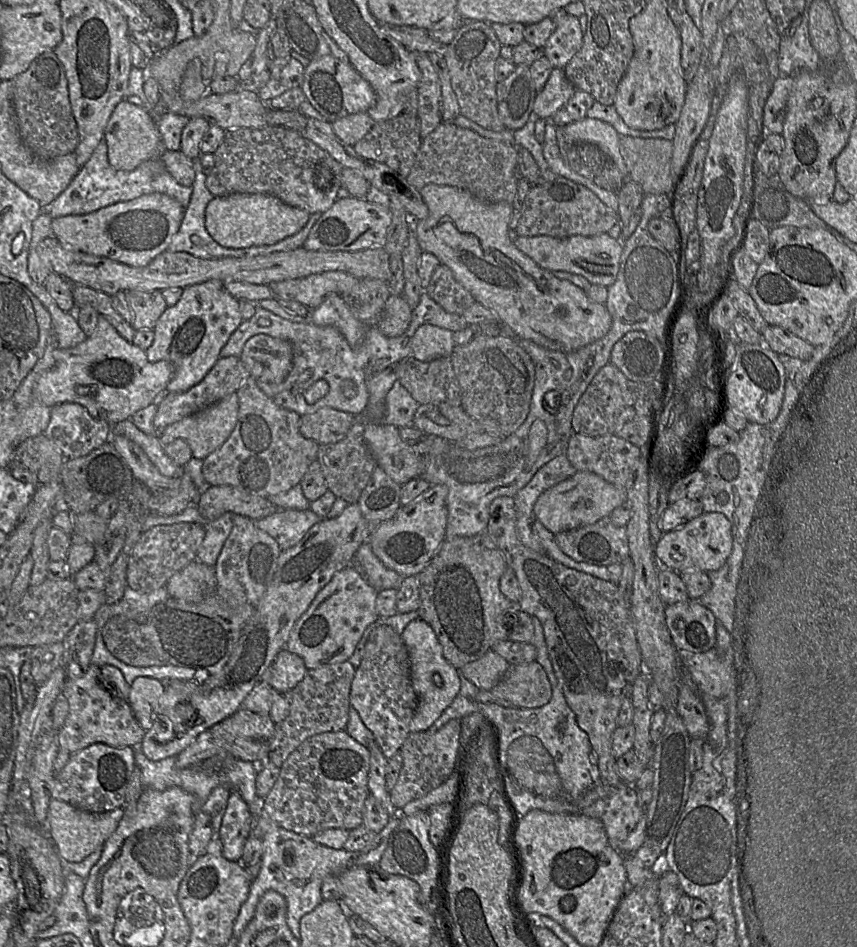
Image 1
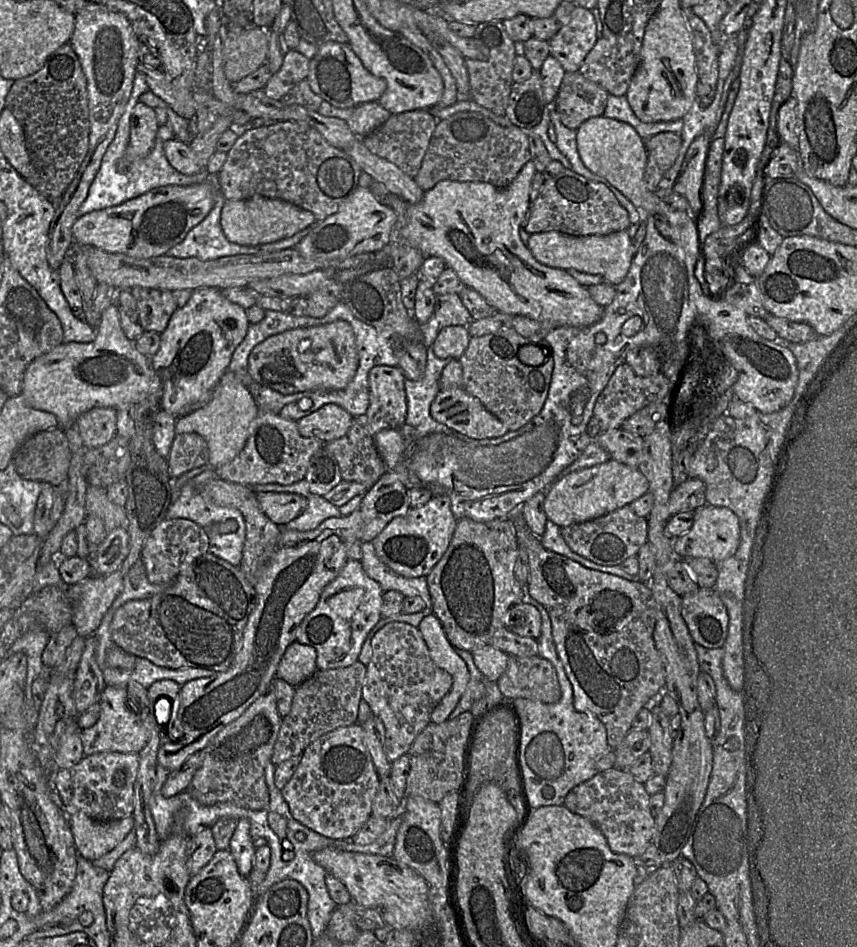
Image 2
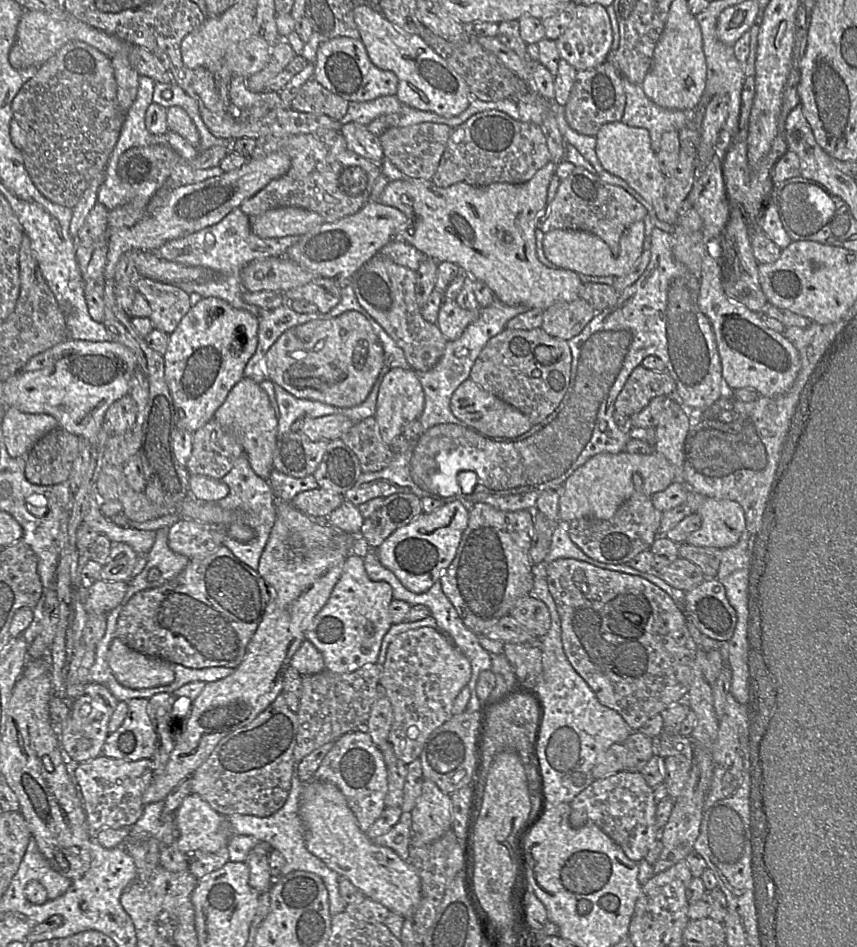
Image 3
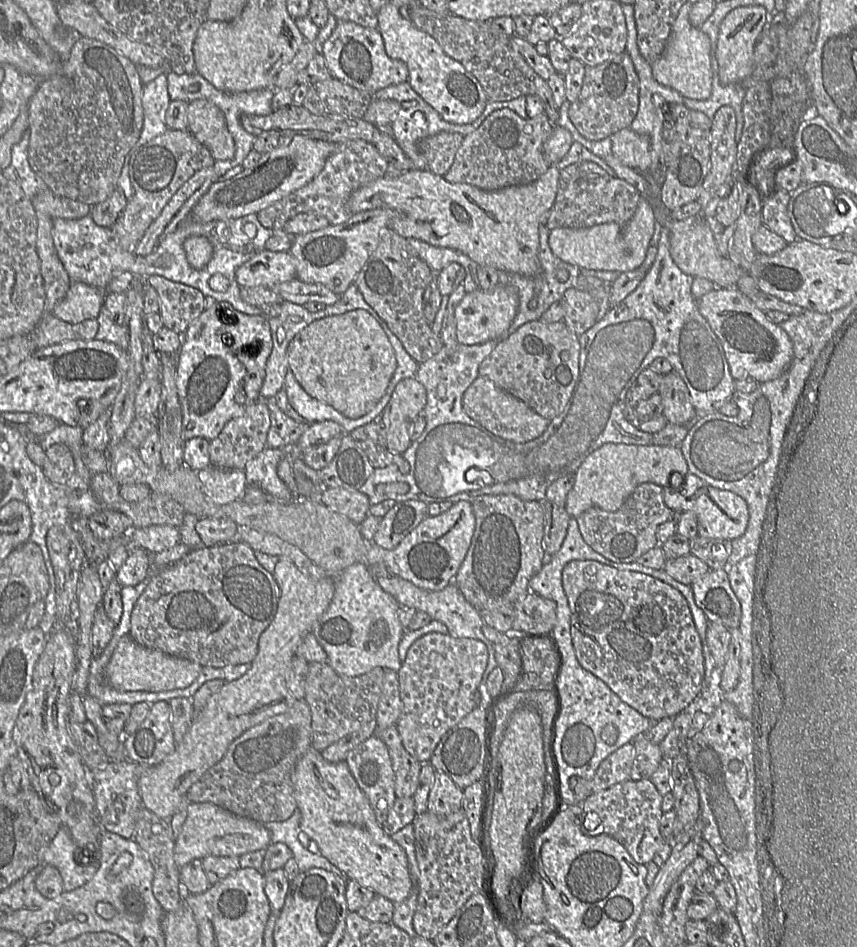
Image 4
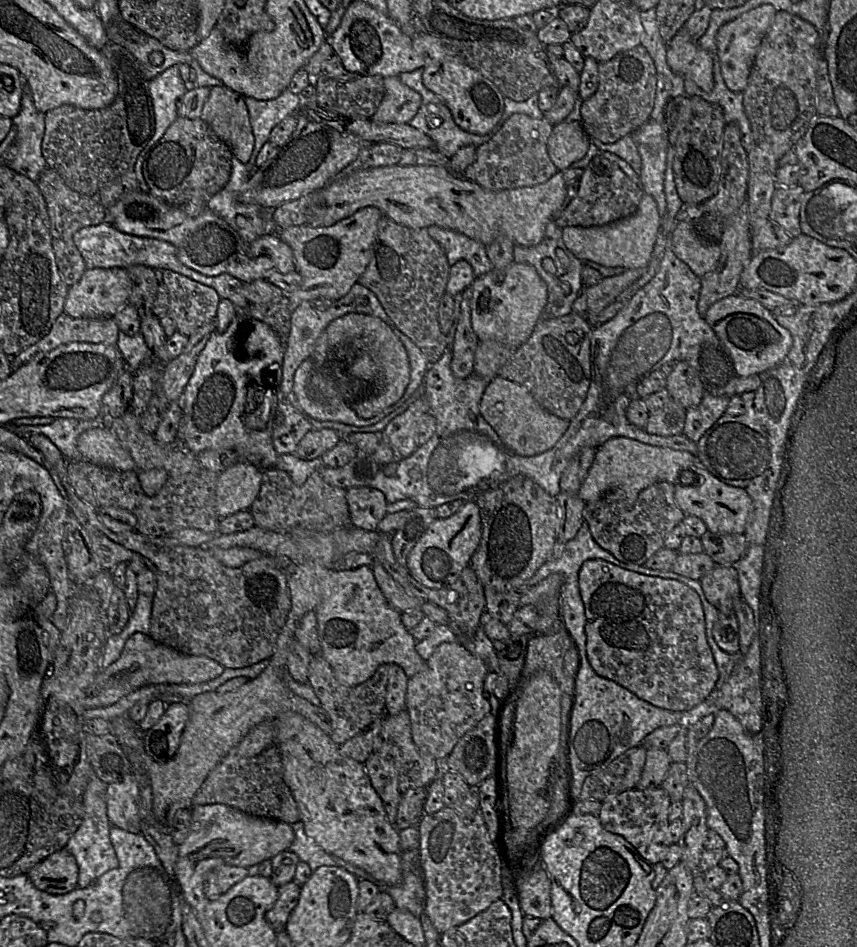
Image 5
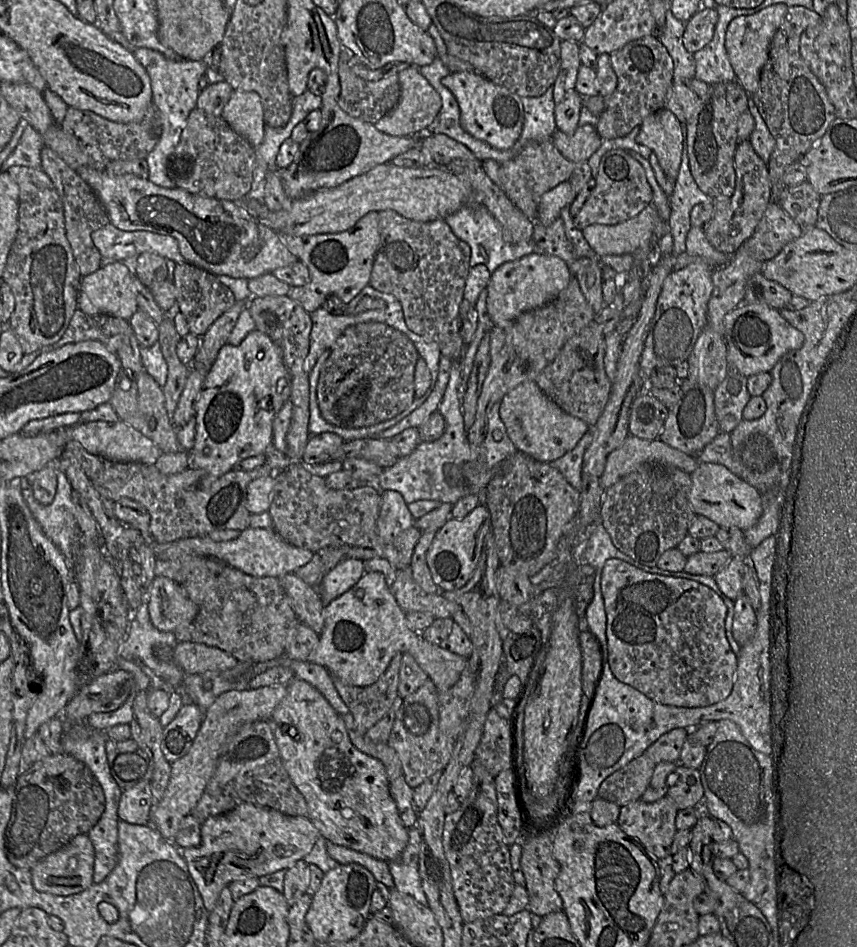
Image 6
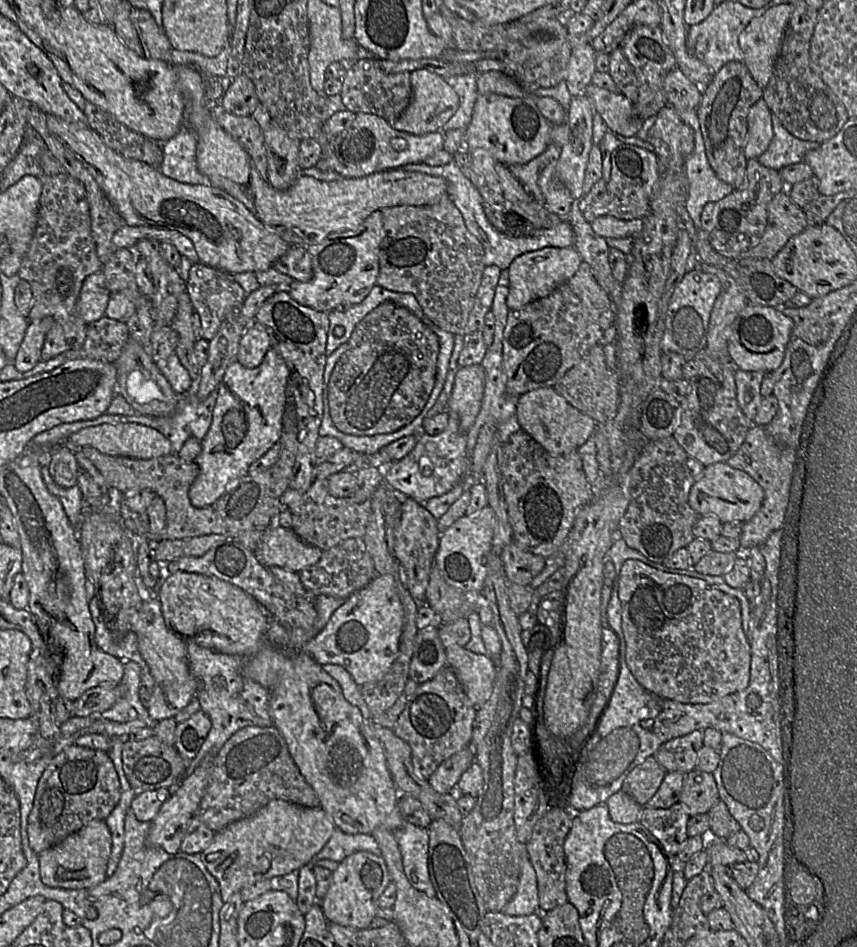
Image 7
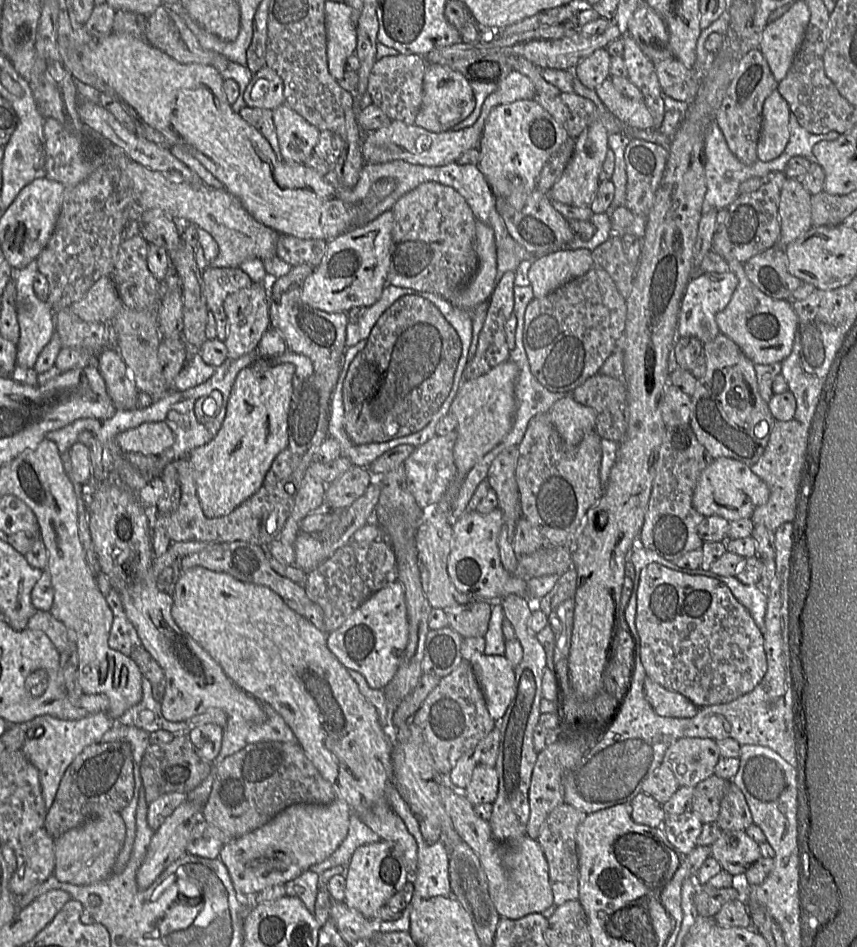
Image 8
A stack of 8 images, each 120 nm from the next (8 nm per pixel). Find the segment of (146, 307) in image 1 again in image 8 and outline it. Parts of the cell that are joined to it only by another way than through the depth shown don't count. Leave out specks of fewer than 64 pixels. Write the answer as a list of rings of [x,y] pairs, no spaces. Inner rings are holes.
[[[207,266],[201,271],[200,285],[209,313],[216,321],[217,339],[224,341],[229,323],[224,310],[225,298],[252,283],[250,277],[237,267]]]

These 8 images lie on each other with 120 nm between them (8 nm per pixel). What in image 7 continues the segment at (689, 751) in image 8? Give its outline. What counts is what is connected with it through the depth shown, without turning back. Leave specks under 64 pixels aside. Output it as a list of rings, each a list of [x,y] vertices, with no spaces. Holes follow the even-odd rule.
[[[694,731],[665,742],[653,757],[666,772],[686,774],[697,769],[698,752],[703,745],[703,732]]]

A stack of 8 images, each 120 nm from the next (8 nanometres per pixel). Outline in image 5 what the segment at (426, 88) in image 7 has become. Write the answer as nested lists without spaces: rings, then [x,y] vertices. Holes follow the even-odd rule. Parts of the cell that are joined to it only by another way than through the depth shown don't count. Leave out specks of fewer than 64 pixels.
[[[399,76],[386,77],[384,86],[384,97],[370,120],[378,124],[409,124],[421,106],[421,95],[402,83]]]

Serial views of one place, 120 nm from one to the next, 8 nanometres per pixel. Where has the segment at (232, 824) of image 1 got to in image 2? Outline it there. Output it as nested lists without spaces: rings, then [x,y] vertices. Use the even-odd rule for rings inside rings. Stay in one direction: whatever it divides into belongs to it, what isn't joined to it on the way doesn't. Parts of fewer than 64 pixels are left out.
[[[246,818],[237,820],[235,831],[230,840],[230,852],[240,873],[245,877],[248,877],[254,868],[255,850],[249,820]]]

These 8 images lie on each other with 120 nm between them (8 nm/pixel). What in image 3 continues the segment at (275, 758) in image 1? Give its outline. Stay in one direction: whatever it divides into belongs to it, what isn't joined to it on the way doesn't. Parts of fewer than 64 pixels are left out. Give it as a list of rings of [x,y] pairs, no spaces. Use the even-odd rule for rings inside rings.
[[[366,665],[351,673],[333,673],[324,670],[305,676],[301,684],[297,740],[294,758],[298,763],[313,750],[335,741],[340,736],[364,728],[374,702],[378,697],[378,683],[382,665]]]

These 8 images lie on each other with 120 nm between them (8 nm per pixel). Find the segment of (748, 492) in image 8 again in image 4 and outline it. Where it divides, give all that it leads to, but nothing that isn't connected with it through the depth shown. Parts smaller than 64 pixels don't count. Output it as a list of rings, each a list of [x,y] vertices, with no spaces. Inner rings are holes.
[[[687,473],[681,488],[663,488],[664,502],[676,513],[693,513],[698,521],[698,537],[733,541],[745,533],[749,522],[746,501],[739,495],[712,487],[692,473]]]

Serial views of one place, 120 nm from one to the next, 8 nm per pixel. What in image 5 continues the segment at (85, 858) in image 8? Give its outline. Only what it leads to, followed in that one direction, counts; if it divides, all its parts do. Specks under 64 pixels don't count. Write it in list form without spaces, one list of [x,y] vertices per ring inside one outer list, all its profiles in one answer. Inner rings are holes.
[[[62,848],[37,863],[27,876],[38,890],[64,895],[78,888],[78,873],[75,857]]]

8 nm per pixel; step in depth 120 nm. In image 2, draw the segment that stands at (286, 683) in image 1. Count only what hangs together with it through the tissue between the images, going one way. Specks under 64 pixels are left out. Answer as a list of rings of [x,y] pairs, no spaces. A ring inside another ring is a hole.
[[[294,642],[285,652],[278,667],[276,678],[297,688],[318,671],[316,661],[317,651],[315,648]]]

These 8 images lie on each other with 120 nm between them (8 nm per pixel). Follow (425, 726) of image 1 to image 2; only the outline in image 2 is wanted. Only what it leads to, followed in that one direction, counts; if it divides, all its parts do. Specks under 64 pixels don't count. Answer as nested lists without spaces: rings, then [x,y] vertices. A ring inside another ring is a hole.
[[[433,613],[426,614],[418,629],[423,635],[435,665],[448,672],[453,678],[451,689],[431,713],[431,723],[440,724],[448,720],[458,704],[466,690],[470,674],[465,661],[449,642],[440,620]]]

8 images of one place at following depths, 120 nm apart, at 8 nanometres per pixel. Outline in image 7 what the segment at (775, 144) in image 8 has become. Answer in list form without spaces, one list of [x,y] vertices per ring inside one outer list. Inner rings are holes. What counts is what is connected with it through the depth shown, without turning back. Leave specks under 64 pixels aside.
[[[763,99],[757,101],[747,117],[748,133],[745,142],[747,159],[758,159],[768,148],[773,132],[773,114]]]

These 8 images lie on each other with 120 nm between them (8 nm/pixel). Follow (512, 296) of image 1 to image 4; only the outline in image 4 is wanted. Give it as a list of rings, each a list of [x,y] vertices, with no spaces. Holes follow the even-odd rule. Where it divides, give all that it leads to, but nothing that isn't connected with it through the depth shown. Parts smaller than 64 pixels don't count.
[[[556,164],[534,182],[524,185],[508,186],[499,190],[483,190],[466,183],[450,183],[443,176],[424,170],[409,170],[394,175],[384,175],[354,191],[348,199],[348,208],[352,213],[369,209],[388,209],[395,214],[388,227],[405,238],[422,240],[437,247],[458,250],[480,267],[490,266],[498,270],[535,277],[541,272],[539,260],[539,228],[542,216],[551,210],[559,185],[560,171]]]

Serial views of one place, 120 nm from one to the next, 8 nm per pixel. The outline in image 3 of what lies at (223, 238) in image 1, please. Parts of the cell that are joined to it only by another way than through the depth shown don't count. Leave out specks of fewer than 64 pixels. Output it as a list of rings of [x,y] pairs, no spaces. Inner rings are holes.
[[[280,207],[250,217],[252,232],[260,238],[302,236],[325,223],[316,212],[300,207]]]

